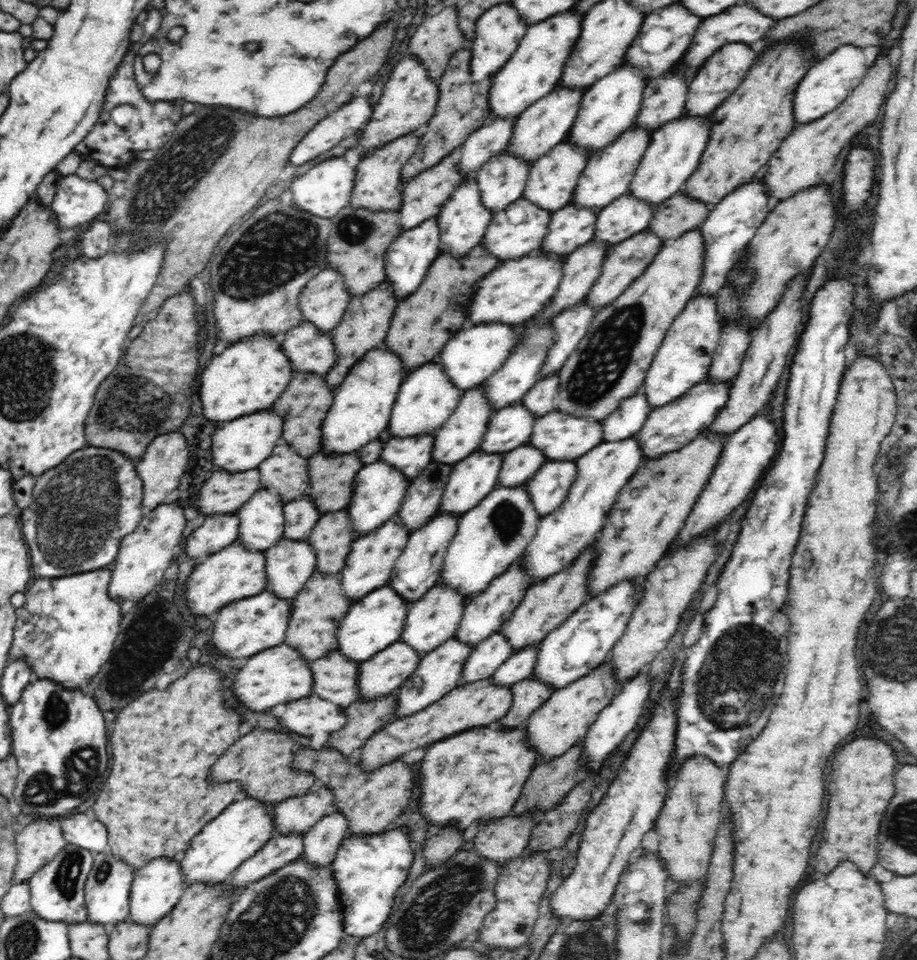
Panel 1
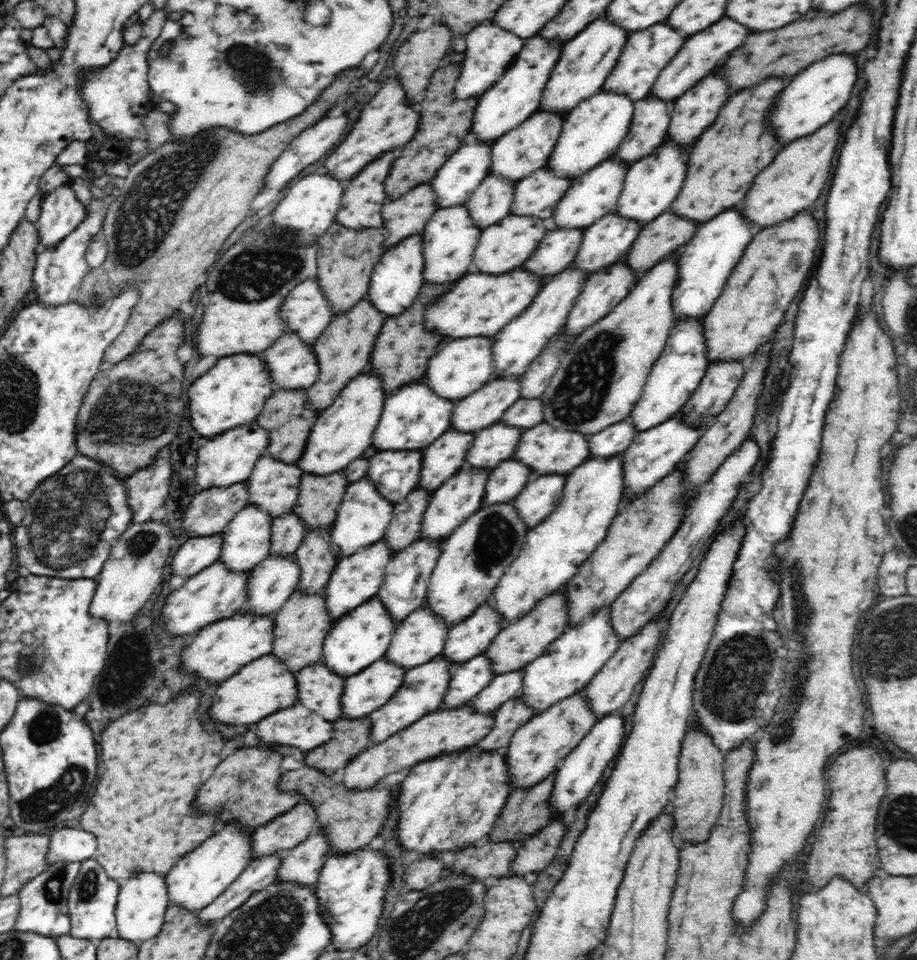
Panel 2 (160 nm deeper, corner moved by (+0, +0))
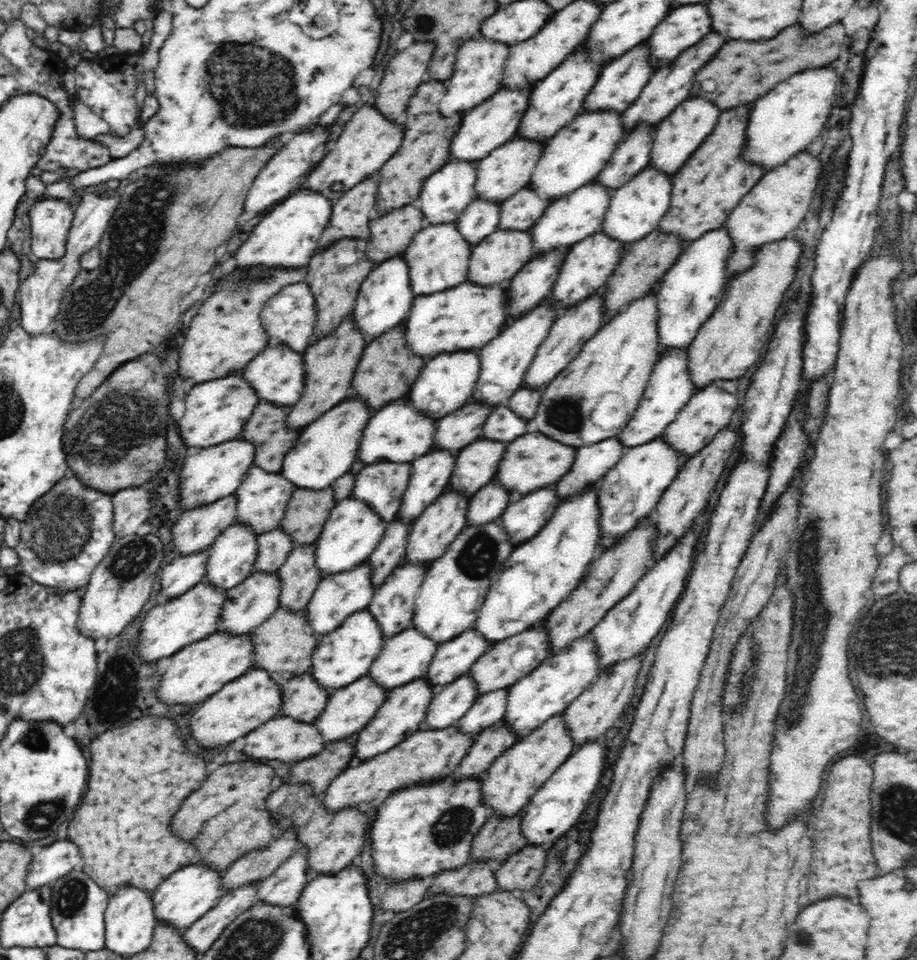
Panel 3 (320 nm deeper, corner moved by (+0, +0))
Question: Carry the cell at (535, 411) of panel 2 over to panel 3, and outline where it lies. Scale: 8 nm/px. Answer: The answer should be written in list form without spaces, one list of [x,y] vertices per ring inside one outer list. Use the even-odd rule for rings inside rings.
[[[500,405],[488,415],[483,424],[482,437],[509,443],[530,429],[532,425],[528,420],[516,416],[506,405]]]

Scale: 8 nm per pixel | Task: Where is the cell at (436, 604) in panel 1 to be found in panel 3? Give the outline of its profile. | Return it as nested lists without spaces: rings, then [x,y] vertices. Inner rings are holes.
[[[414,626],[406,628],[393,638],[386,639],[380,654],[374,659],[368,671],[369,677],[382,688],[392,690],[416,678],[425,677],[434,653],[438,650],[438,643],[430,641],[428,637],[420,634]]]

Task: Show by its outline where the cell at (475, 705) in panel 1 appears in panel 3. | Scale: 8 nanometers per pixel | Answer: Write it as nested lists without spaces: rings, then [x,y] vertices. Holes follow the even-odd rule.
[[[456,724],[442,730],[416,730],[388,752],[382,752],[364,762],[352,763],[330,783],[322,795],[323,806],[328,812],[338,812],[342,808],[360,806],[362,802],[372,802],[381,792],[387,797],[408,786],[438,782],[452,776],[475,738],[474,734],[462,734]]]

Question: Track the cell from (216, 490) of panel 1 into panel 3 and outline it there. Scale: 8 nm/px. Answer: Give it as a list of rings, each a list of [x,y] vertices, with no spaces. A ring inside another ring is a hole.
[[[230,494],[212,504],[182,512],[171,528],[172,544],[180,556],[207,550],[216,537],[237,520],[237,496]]]

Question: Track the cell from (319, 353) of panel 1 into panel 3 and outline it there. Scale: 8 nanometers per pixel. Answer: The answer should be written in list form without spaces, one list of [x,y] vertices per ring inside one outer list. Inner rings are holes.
[[[287,344],[268,346],[247,364],[243,374],[260,402],[272,402],[277,406],[286,407],[291,407],[298,402],[302,396],[306,378],[302,353],[292,350]]]

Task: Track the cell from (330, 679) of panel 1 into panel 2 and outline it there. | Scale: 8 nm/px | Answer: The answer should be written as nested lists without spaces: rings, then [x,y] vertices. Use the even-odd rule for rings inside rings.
[[[322,662],[295,673],[298,704],[326,720],[335,722],[342,716],[341,696],[345,677],[338,676]]]

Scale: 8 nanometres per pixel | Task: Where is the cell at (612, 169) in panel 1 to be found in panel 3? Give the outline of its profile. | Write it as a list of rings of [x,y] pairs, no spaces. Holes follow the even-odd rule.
[[[595,179],[580,186],[578,190],[552,201],[530,229],[533,256],[539,256],[548,250],[556,250],[556,248],[568,248],[569,250],[573,244],[602,231],[603,220],[610,204],[612,192],[612,189],[602,186]]]

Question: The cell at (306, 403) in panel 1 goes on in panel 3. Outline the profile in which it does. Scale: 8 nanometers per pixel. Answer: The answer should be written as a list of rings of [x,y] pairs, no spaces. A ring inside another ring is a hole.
[[[265,401],[259,402],[252,411],[239,437],[255,446],[253,466],[266,472],[281,472],[285,454],[293,447],[300,434],[300,429],[287,428],[285,425],[288,412],[290,412],[290,407],[277,406],[277,404]]]

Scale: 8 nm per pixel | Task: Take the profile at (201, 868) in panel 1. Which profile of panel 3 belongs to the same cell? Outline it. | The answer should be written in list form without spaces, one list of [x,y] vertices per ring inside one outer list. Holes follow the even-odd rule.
[[[201,862],[184,865],[184,868],[176,870],[156,890],[153,890],[154,916],[157,922],[167,922],[170,926],[185,930],[192,926],[198,918],[202,918],[206,912],[212,910],[220,897],[224,894],[221,889],[222,872],[214,870]]]

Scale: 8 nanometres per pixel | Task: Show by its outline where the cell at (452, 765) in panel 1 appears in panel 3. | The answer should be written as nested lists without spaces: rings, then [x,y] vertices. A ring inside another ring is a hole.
[[[448,776],[438,782],[408,786],[385,797],[367,832],[376,874],[402,882],[466,864],[471,858],[474,837],[493,814],[482,802],[481,788],[481,777],[455,780]]]

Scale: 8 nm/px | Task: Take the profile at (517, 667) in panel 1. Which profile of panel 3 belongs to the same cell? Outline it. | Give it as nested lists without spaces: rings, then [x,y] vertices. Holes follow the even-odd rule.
[[[500,688],[488,694],[482,694],[462,719],[457,720],[457,729],[462,734],[478,735],[494,722],[502,720],[507,708],[509,688]]]

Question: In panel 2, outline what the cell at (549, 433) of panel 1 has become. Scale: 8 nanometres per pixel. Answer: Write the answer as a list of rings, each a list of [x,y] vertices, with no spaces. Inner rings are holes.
[[[547,422],[523,430],[513,452],[513,458],[532,470],[533,477],[544,474],[570,474],[571,469],[580,466],[589,458],[588,435],[573,430],[558,430]]]

